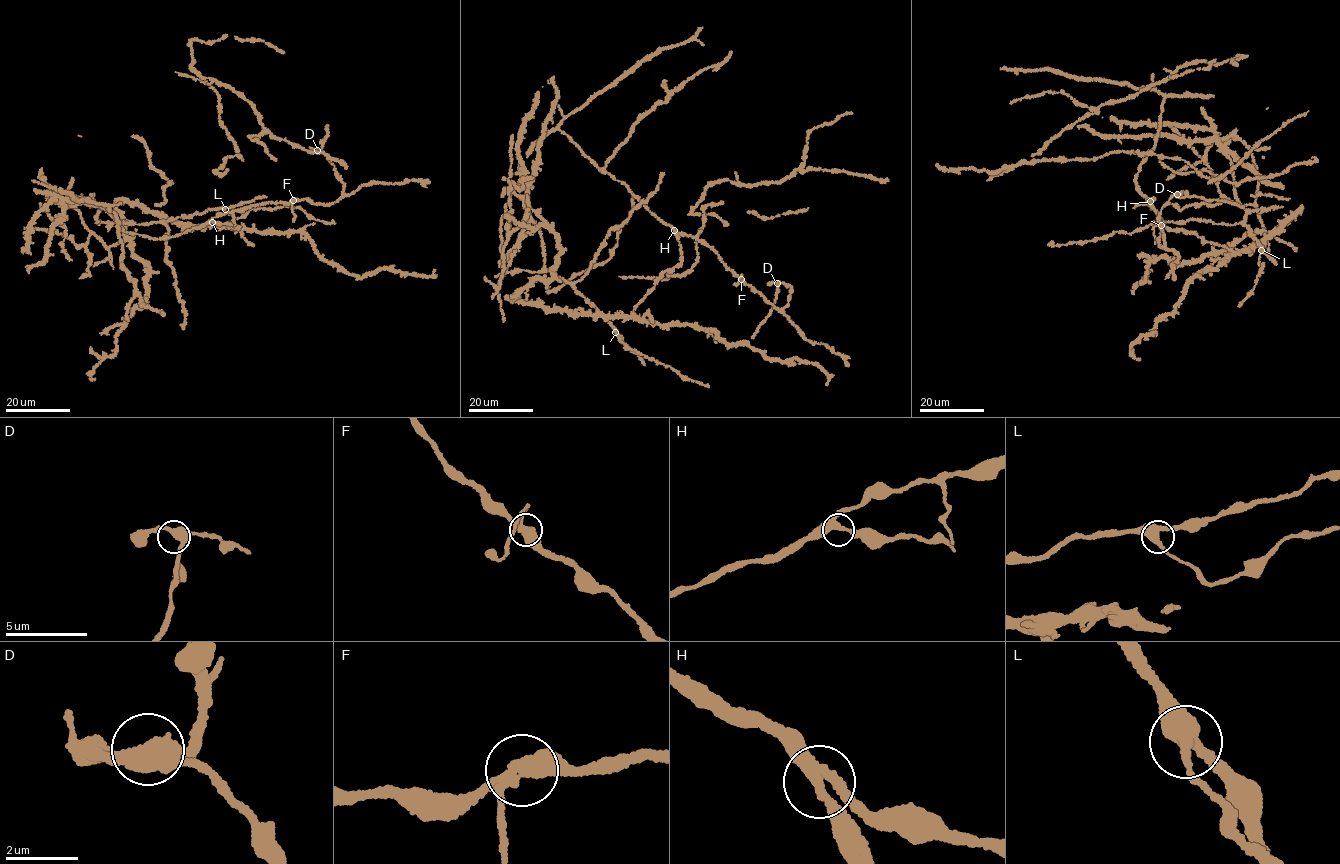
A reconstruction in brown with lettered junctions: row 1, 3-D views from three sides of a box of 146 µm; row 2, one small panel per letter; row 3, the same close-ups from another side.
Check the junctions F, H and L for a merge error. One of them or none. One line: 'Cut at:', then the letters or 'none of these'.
Cut at: none of these

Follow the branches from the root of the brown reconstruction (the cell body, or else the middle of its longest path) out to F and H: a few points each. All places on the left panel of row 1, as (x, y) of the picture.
F: (228, 211), (293, 200)
H: (228, 211), (212, 222)

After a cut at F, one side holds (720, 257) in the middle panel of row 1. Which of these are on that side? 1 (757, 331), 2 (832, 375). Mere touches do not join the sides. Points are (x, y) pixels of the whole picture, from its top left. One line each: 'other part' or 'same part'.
1: other part
2: same part

